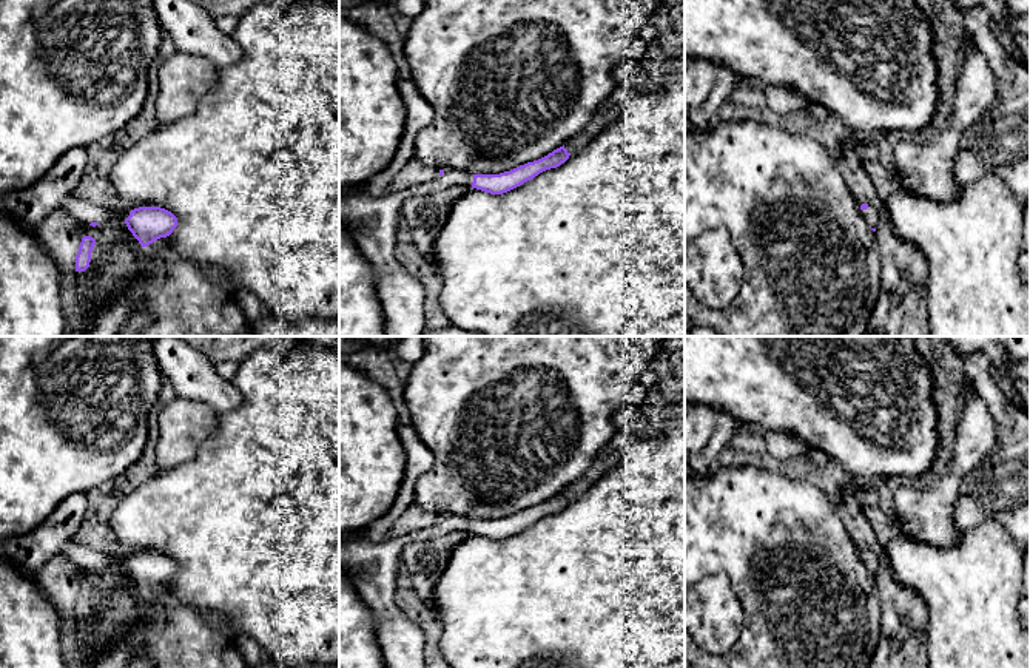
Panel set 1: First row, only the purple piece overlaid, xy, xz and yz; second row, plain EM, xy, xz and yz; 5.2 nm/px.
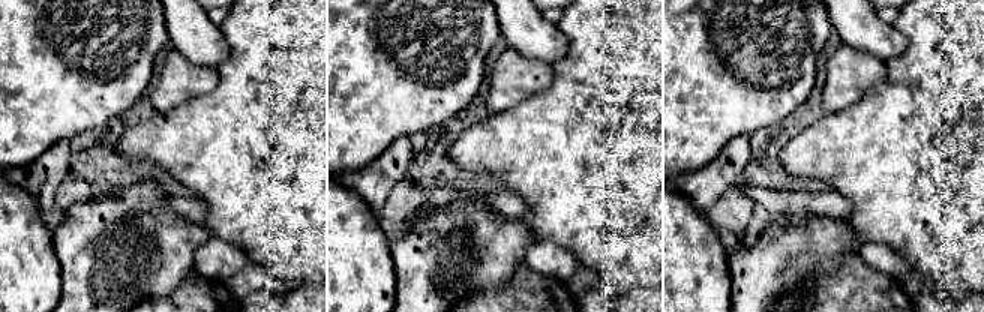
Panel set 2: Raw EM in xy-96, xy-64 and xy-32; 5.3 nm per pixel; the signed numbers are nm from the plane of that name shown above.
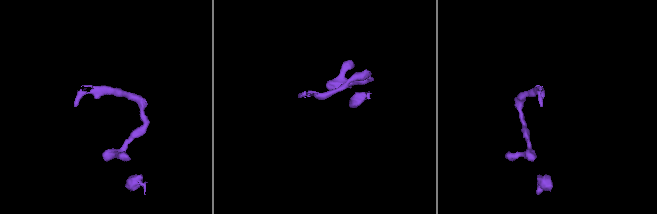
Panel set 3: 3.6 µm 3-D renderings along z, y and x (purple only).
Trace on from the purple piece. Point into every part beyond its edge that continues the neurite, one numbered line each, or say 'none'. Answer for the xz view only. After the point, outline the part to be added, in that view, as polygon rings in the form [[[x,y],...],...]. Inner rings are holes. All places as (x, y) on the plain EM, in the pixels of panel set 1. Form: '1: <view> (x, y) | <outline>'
1: xz (372, 566) | [[[447,514],[433,526],[384,543],[350,540],[339,546],[339,568],[352,579],[359,599],[373,611],[384,668],[426,668],[424,634],[395,602],[401,551],[415,540],[450,531],[472,532],[473,520]]]

